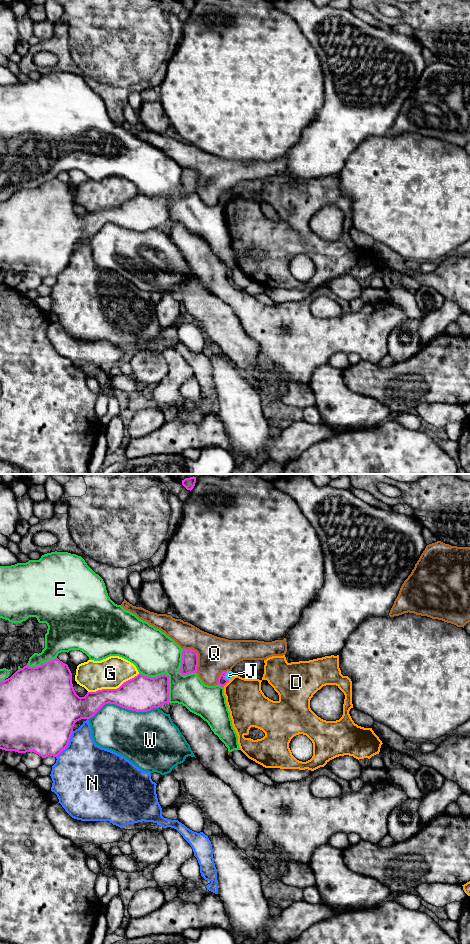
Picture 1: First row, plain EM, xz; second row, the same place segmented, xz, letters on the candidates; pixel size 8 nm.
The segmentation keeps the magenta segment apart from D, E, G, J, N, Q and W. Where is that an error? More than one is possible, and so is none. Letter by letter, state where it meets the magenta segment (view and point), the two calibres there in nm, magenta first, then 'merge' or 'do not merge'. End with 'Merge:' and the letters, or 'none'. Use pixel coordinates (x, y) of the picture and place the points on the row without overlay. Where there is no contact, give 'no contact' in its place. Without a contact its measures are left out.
D: contact xz (226, 203); calibres 80 and 320 nm; do not merge
E: contact xz (167, 195); calibres 280 and 360 nm; do not merge
G: contact xz (113, 209); calibres 280 and 260 nm; do not merge
J: contact xz (225, 195); calibres 80 and 60 nm; do not merge
N: contact xz (68, 263); calibres 460 and 460 nm; do not merge
Q: contact xz (197, 176); calibres 130 and 280 nm; do not merge
W: contact xz (123, 227); calibres 280 and 380 nm; do not merge
Merge: none

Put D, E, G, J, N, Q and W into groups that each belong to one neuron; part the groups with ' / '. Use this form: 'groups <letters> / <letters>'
groups D / E / G / J / N / Q / W

